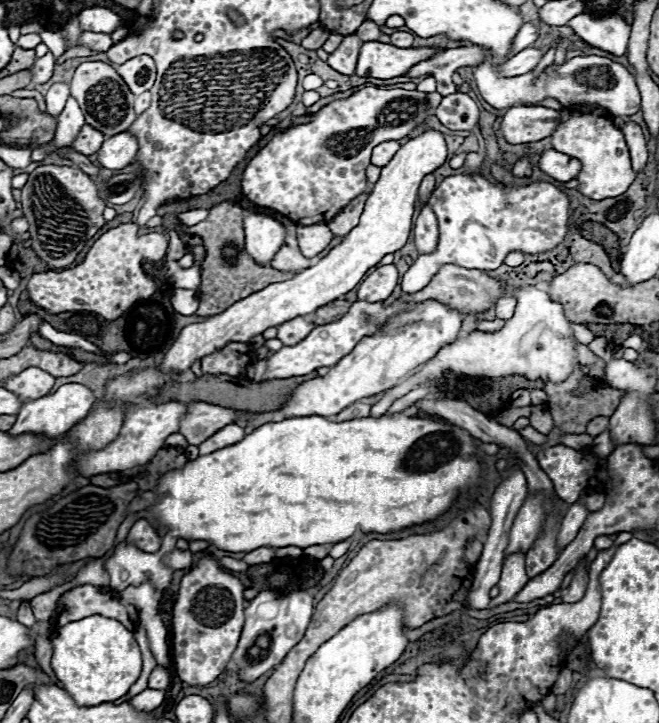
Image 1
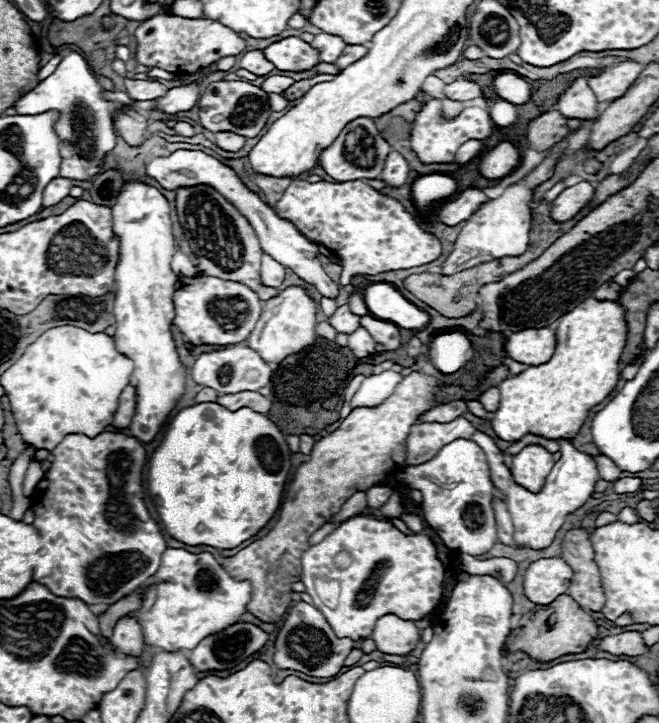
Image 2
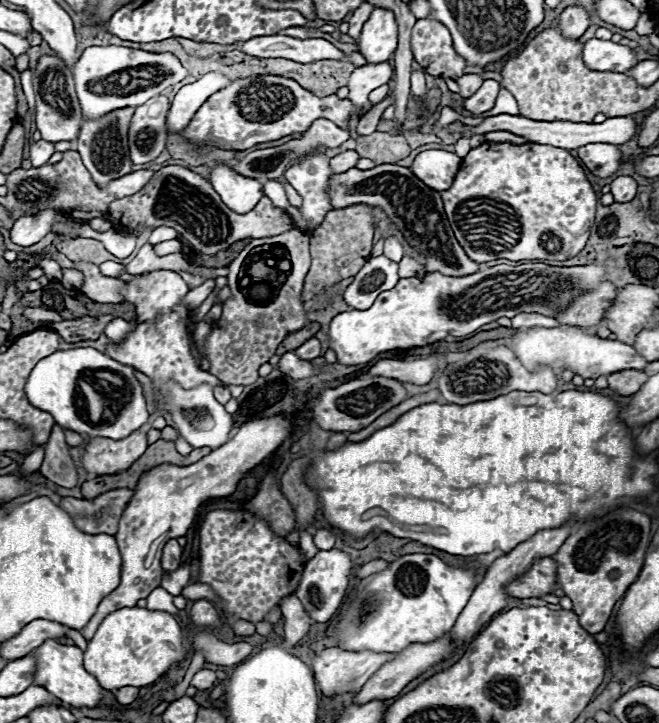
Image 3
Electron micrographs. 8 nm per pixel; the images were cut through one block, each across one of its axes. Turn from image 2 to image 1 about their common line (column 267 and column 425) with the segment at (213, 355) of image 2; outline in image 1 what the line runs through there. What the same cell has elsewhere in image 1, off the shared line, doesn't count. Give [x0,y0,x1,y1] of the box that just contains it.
[402,286,580,392]

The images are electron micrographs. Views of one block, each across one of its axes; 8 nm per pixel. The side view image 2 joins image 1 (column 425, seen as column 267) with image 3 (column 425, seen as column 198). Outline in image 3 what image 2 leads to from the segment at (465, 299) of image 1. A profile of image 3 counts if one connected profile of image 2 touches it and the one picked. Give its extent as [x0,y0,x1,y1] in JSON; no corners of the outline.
[328,164,482,276]

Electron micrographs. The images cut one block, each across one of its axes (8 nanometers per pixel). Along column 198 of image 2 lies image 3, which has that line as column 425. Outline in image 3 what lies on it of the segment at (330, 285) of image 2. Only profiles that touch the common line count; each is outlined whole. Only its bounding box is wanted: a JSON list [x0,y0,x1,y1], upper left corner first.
[412,150,462,192]

